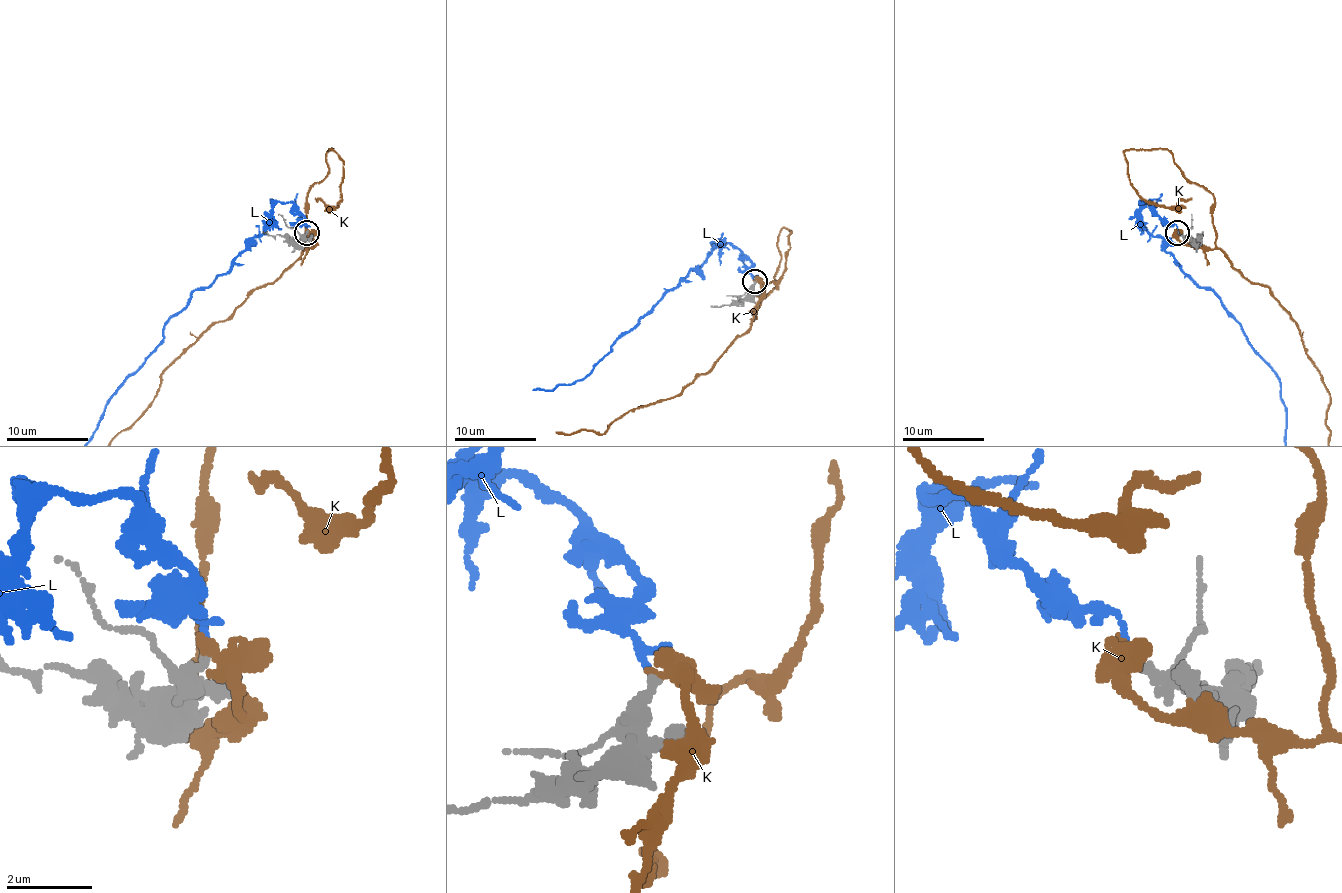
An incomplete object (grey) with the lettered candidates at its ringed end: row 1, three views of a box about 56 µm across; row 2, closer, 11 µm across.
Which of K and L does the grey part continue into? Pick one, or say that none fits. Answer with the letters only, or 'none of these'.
none of these

